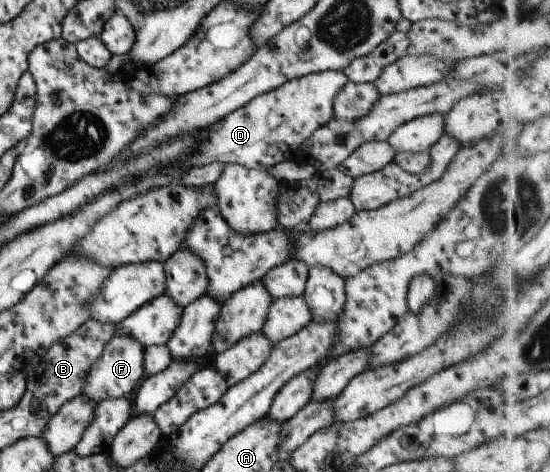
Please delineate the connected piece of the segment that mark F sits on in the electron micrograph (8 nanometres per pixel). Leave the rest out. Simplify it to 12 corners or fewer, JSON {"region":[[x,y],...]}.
{"region":[[116,335],[81,394],[97,404],[131,397],[146,376],[145,347]]}

